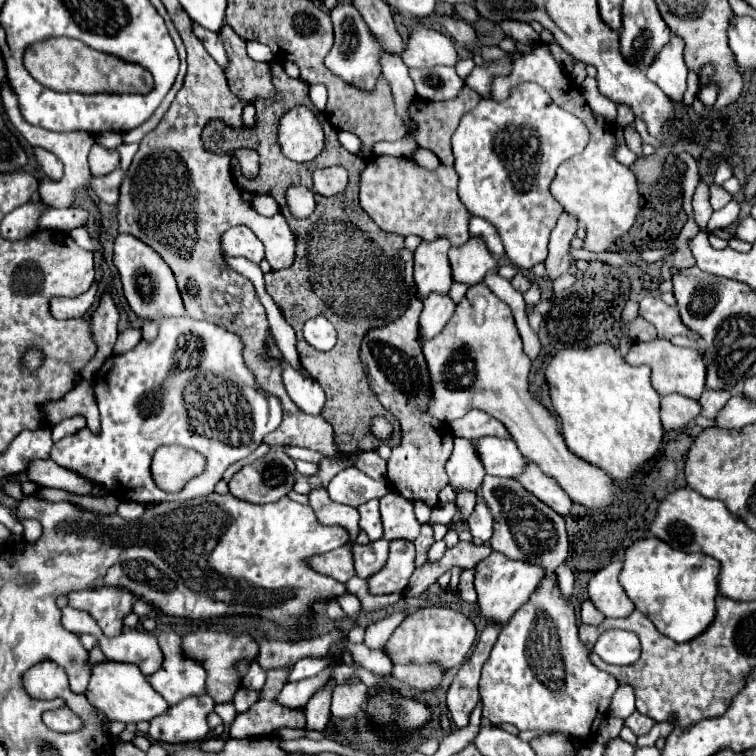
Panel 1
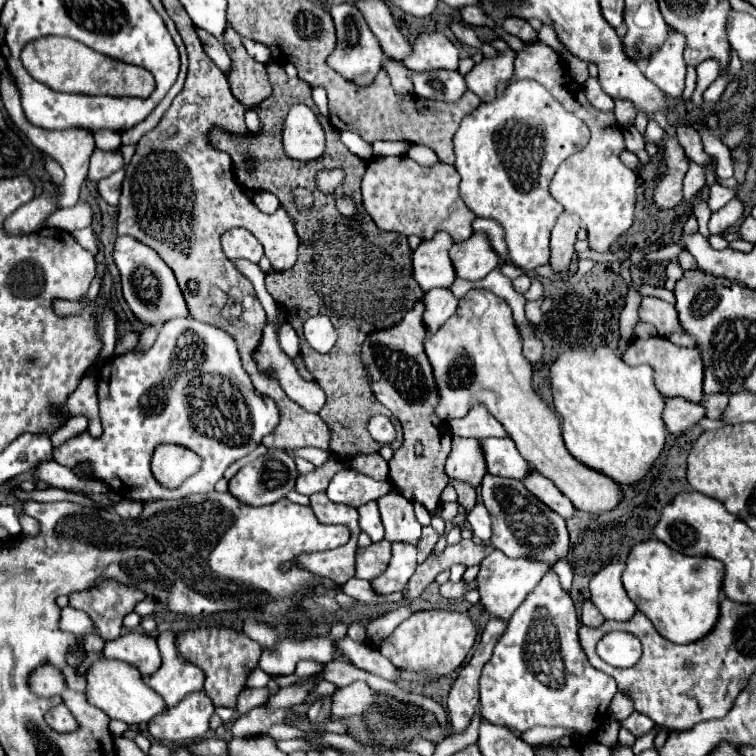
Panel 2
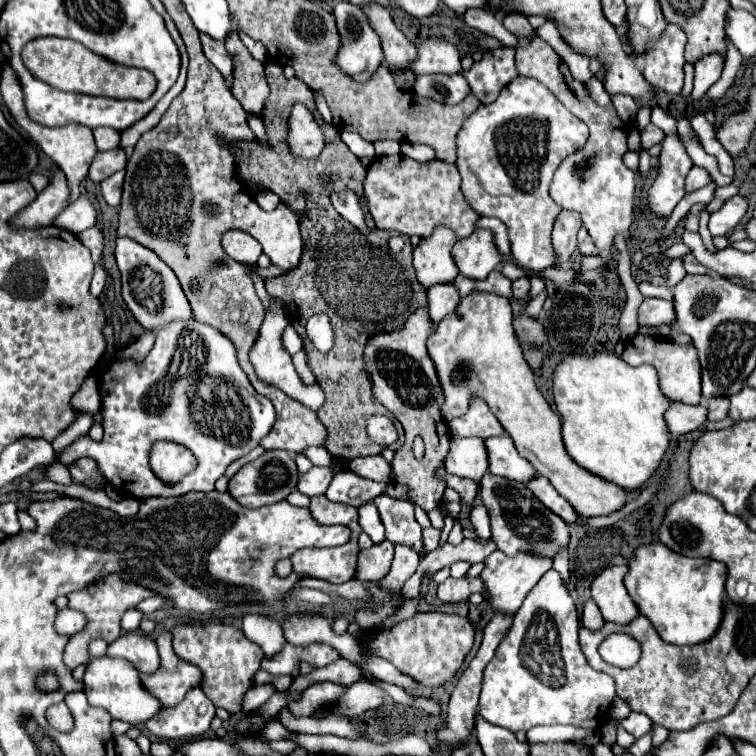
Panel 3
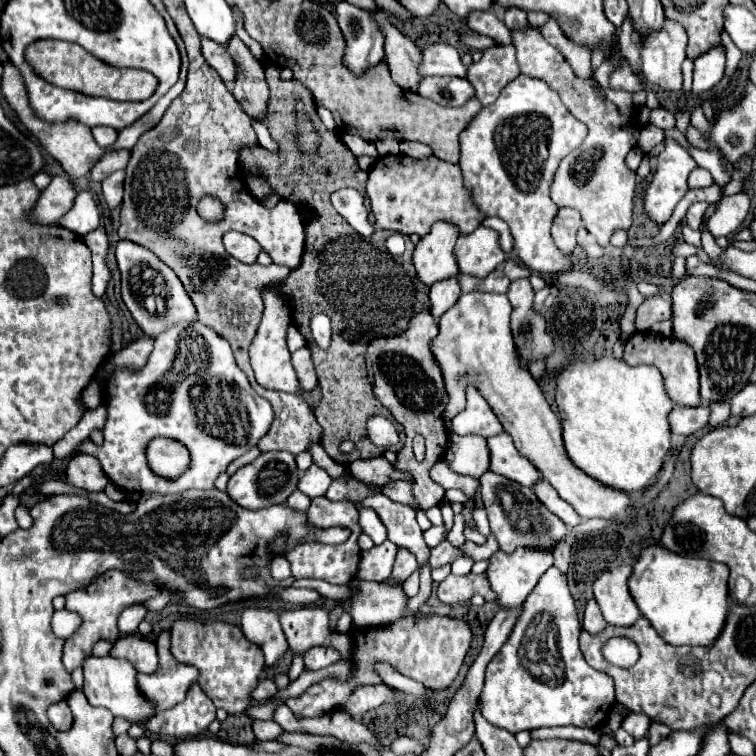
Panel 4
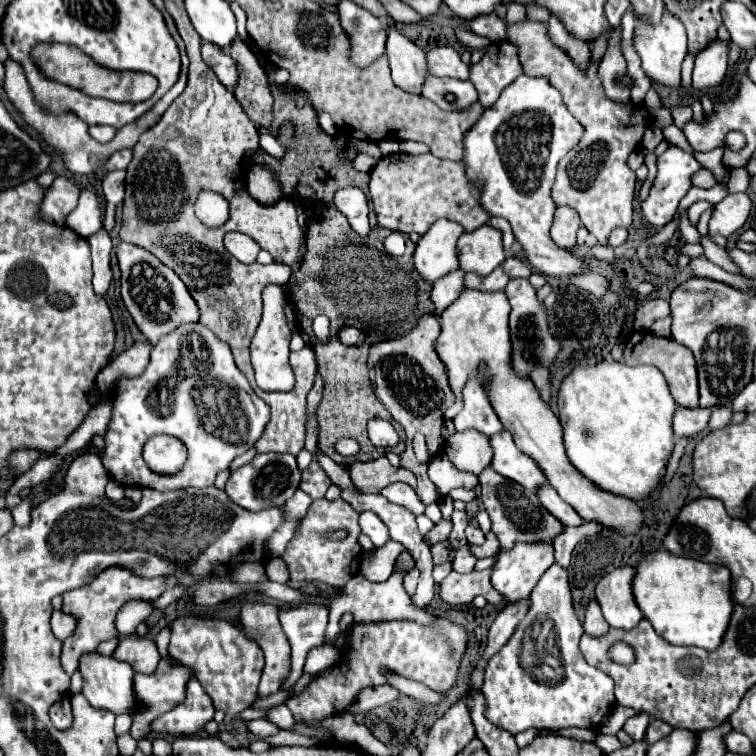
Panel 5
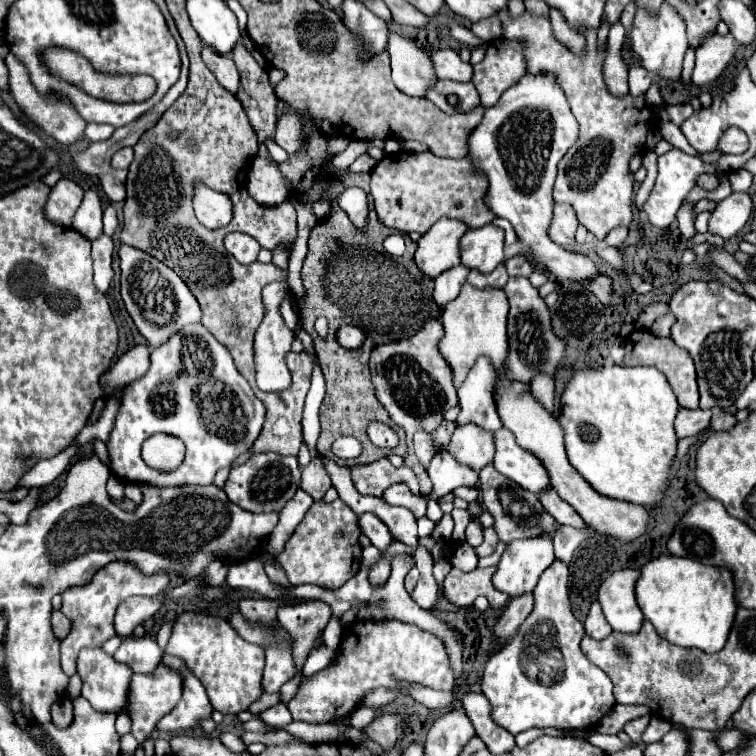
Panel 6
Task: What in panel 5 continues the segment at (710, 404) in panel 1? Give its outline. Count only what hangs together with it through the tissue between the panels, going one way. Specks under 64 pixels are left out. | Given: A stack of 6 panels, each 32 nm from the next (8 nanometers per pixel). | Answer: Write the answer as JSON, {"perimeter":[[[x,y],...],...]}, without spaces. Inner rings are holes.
{"perimeter":[[[716,406],[716,408],[712,408],[712,416],[710,416],[710,430],[718,430],[718,428],[728,426],[730,416],[732,416],[732,410],[730,410],[728,406]]]}

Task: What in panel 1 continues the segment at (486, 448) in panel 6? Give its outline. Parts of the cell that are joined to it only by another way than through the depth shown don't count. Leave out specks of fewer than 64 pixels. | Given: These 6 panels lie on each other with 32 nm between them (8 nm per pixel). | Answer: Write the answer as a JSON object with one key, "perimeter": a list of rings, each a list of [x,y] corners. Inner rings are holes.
{"perimeter":[[[466,438],[454,440],[454,452],[446,462],[446,474],[454,492],[476,492],[484,480],[484,468],[474,452],[474,442]]]}

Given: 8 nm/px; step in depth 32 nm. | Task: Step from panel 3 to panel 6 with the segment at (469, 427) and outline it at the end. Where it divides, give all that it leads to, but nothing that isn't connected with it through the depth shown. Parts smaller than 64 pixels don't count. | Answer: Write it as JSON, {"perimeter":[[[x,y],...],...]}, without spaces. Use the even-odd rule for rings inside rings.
{"perimeter":[[[478,358],[476,366],[470,370],[464,384],[458,388],[460,398],[460,414],[456,426],[460,424],[476,424],[486,432],[498,432],[502,422],[494,404],[494,388],[496,388],[496,372],[488,358]]]}

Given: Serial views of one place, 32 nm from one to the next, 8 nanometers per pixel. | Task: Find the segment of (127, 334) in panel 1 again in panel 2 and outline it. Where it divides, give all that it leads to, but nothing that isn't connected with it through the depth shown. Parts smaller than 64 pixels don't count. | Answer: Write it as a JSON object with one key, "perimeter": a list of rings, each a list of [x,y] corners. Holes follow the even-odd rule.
{"perimeter":[[[134,330],[126,332],[124,336],[120,336],[120,338],[118,338],[114,352],[116,352],[116,354],[126,354],[128,350],[134,350],[134,348],[136,348],[136,344],[138,344],[138,338],[140,338],[140,334],[138,334],[138,332],[134,332]]]}

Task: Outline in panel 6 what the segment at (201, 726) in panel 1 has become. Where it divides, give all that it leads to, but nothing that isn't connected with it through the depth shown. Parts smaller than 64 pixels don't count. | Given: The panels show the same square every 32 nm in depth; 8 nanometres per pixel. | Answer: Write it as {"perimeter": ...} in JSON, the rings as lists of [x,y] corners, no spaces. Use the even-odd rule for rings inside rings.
{"perimeter":[[[164,654],[162,662],[168,668],[178,670],[184,676],[184,694],[182,694],[182,700],[176,704],[176,708],[172,708],[166,716],[162,716],[158,720],[156,730],[172,732],[172,734],[178,734],[184,730],[194,730],[196,726],[200,726],[202,720],[208,720],[214,710],[212,704],[208,702],[206,690],[180,658]]]}

